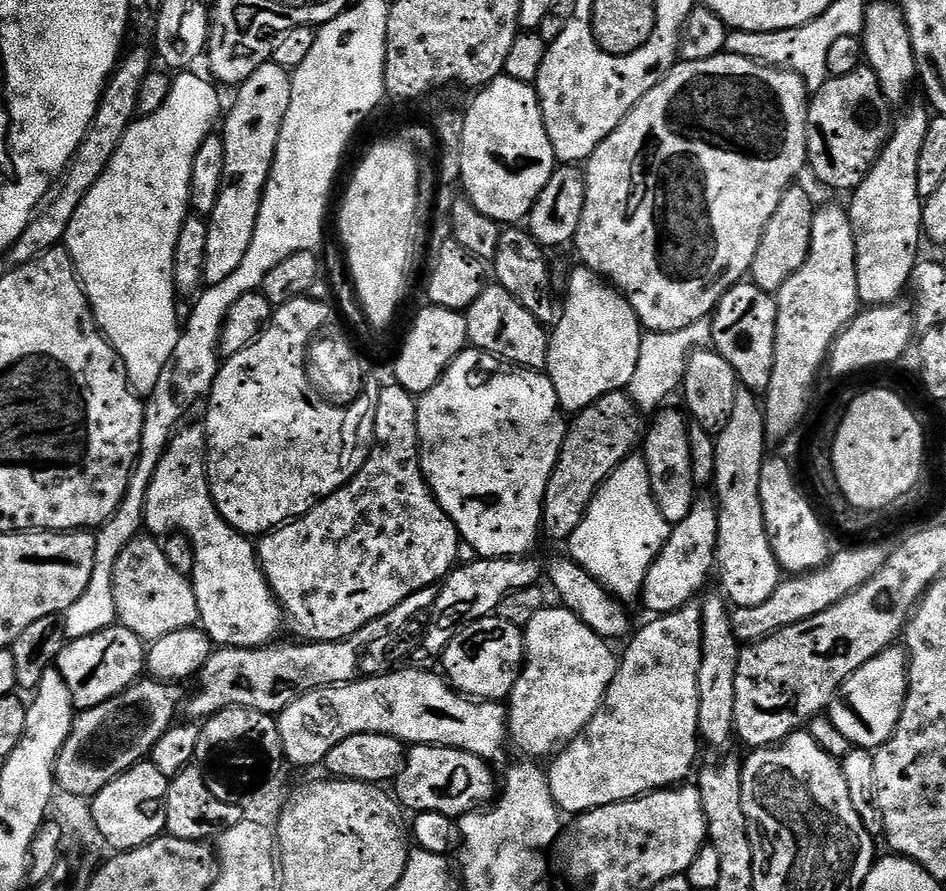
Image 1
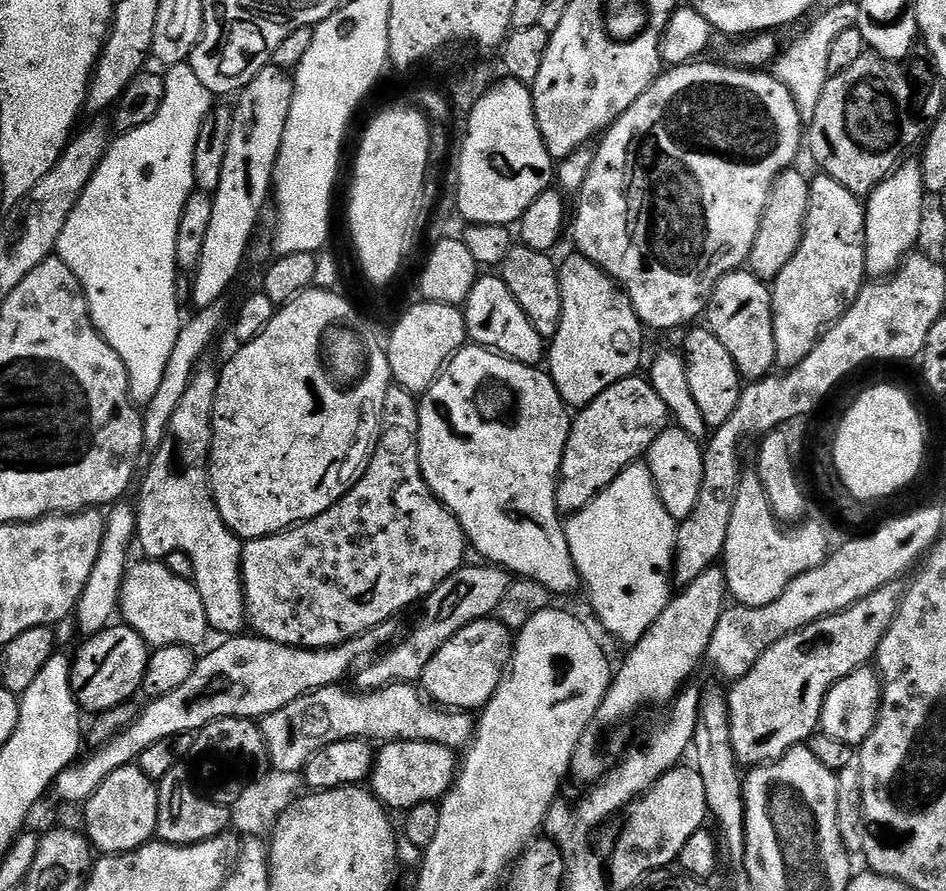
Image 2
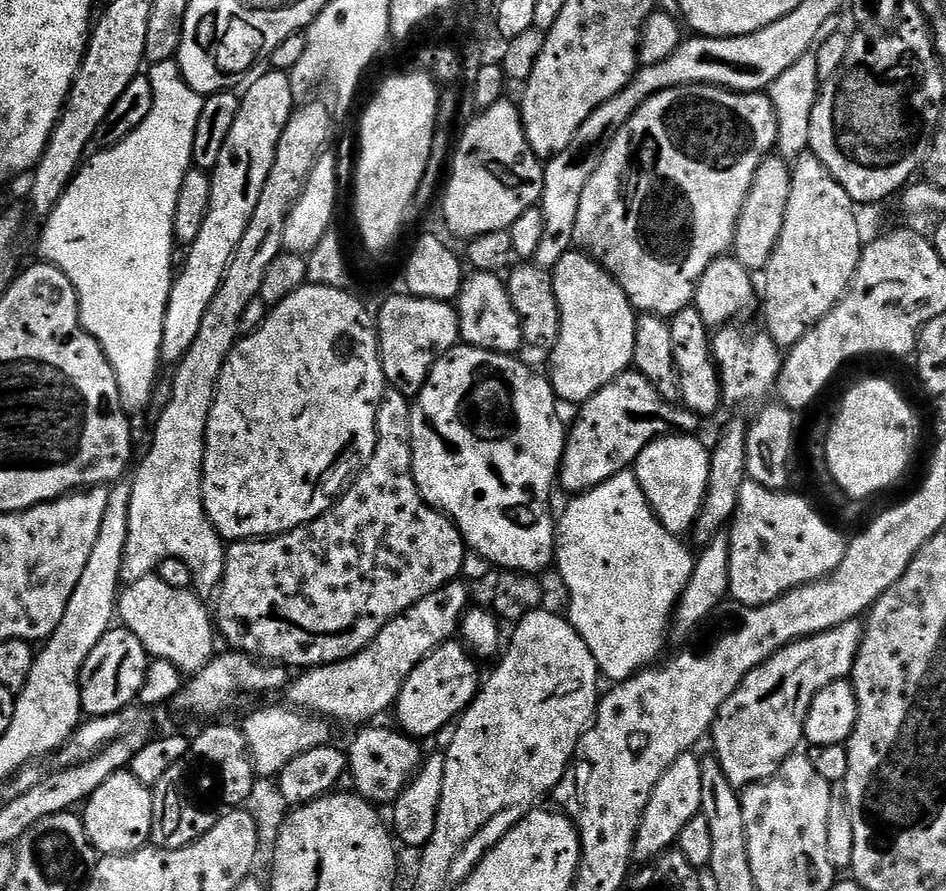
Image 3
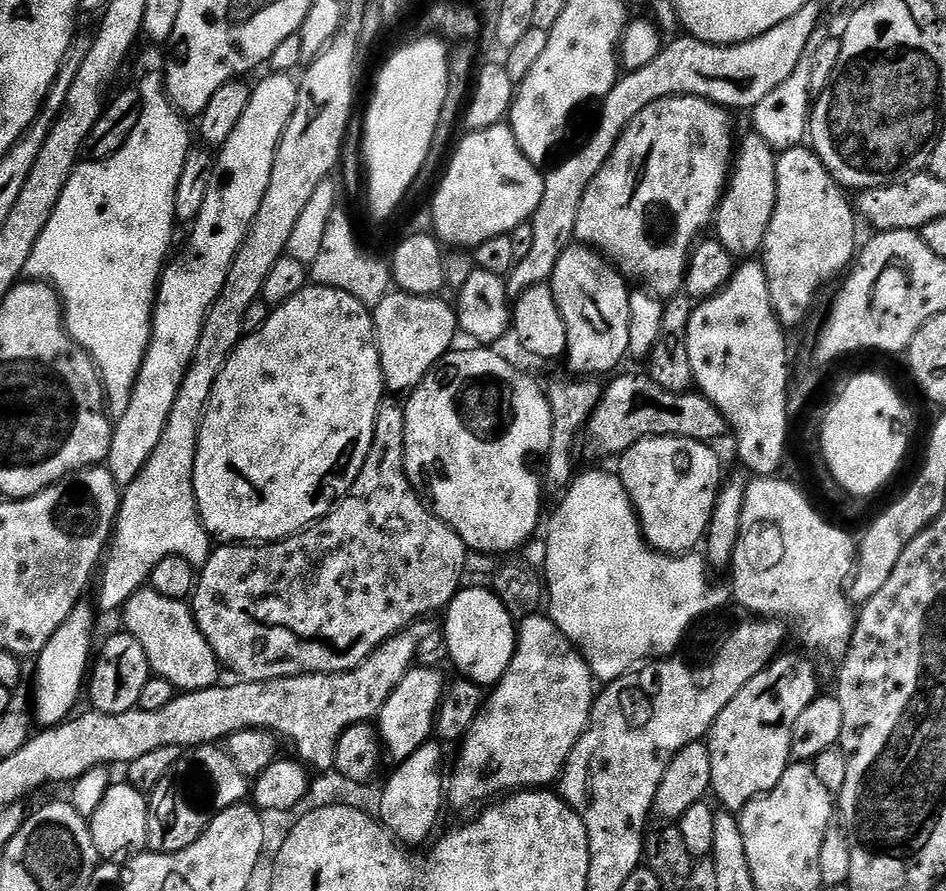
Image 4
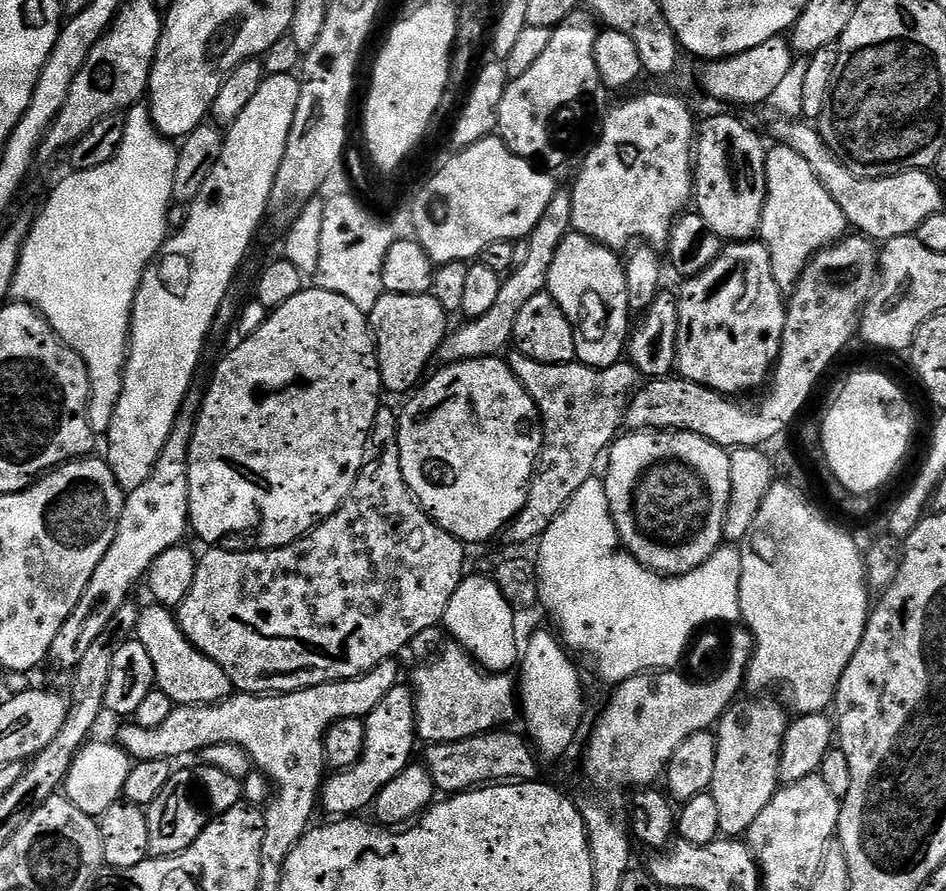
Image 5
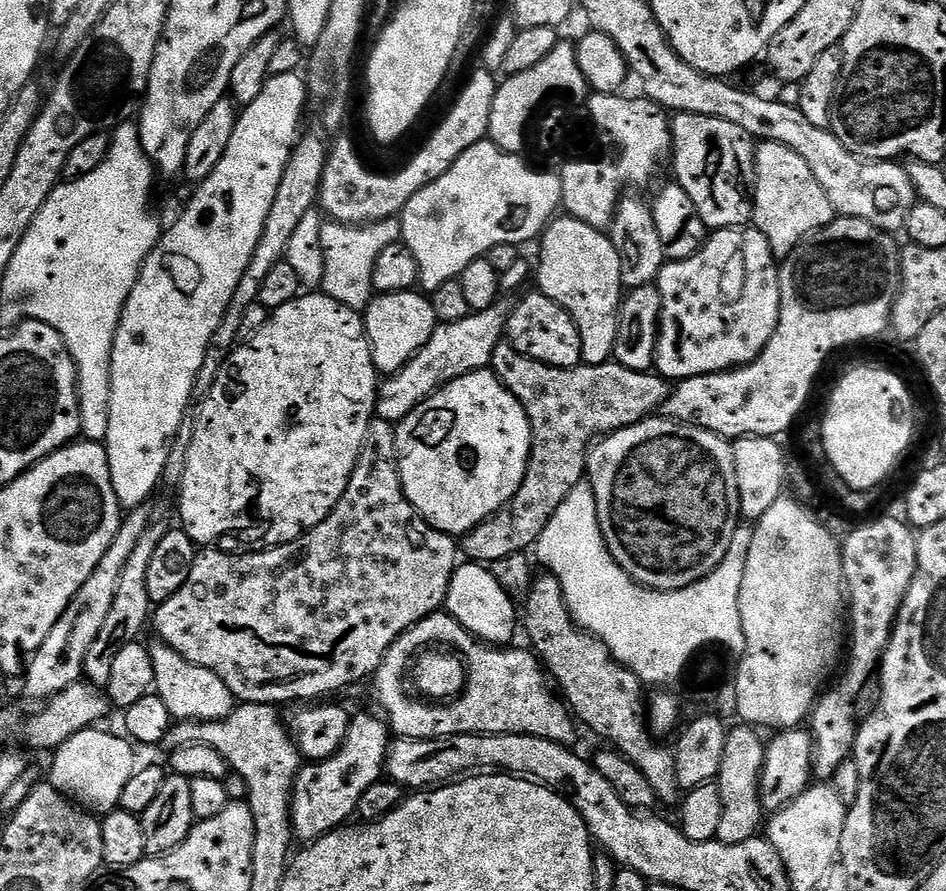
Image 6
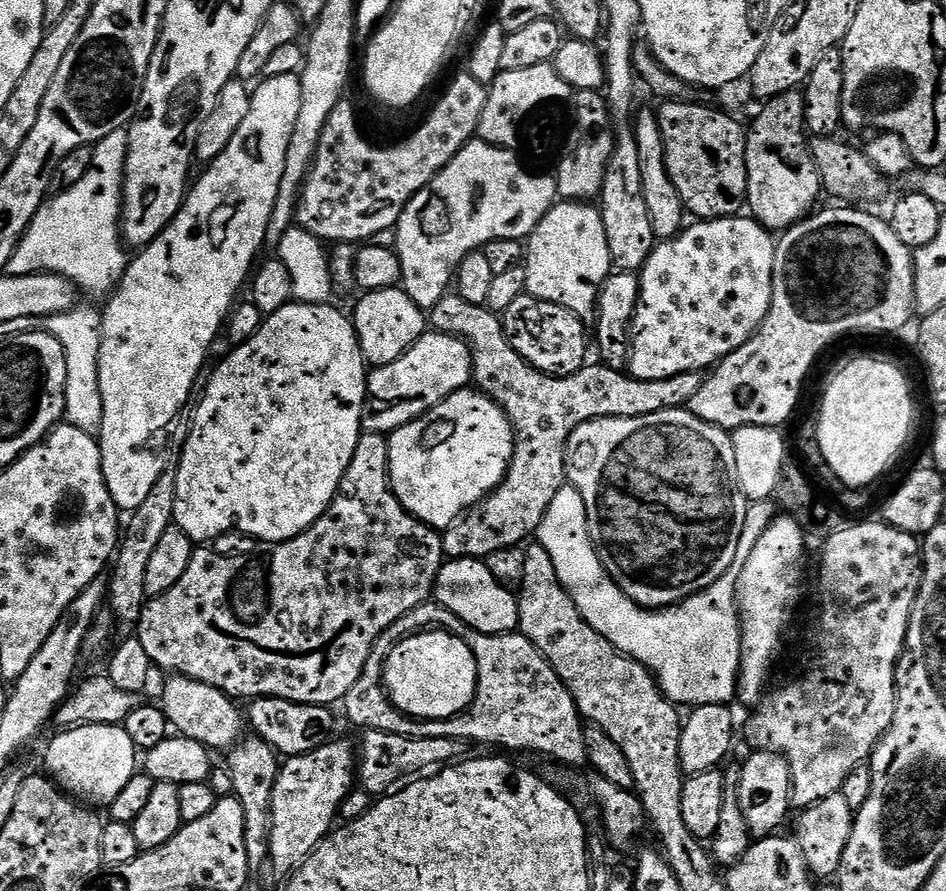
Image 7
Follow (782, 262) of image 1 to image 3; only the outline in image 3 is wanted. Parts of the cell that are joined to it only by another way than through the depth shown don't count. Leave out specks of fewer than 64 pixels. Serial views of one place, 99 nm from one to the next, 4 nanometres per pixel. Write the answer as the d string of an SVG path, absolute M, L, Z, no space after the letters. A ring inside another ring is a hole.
M773 154L762 162L758 174L748 191L746 202L736 223L736 236L732 239L731 255L753 274L763 273L782 238L782 222L786 222L786 206L790 206L792 168L789 161Z

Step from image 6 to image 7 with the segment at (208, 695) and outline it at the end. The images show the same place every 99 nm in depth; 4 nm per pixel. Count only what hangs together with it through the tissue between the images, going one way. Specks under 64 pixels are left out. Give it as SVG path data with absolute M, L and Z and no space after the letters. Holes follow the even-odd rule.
M172 674L167 679L162 707L169 725L179 735L194 738L194 742L202 742L210 750L231 749L245 735L246 720L241 709L240 712L236 709L237 701L233 697L214 686L206 686L206 682L198 682L185 676Z

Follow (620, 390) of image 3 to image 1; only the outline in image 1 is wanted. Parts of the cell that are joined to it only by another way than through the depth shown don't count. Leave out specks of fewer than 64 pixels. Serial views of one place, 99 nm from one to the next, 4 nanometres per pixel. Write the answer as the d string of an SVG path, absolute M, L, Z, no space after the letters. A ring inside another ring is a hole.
M627 391L611 392L598 402L594 402L588 408L575 413L567 425L562 450L558 454L558 462L550 474L550 482L546 486L546 498L544 499L544 522L542 532L545 537L552 540L566 542L578 530L582 518L586 518L586 510L590 502L596 496L598 489L610 478L610 474L622 463L627 456L633 455L637 451L642 440L642 424L640 428L642 413L636 407L636 403L628 397Z

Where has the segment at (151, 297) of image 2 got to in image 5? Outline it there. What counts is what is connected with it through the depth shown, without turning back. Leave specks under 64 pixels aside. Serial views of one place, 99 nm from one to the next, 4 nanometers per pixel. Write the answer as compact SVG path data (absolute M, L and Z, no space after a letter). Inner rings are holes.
M147 103L129 108L124 125L126 134L122 146L118 146L110 162L81 172L69 171L69 176L49 194L40 217L33 219L24 240L11 294L13 301L37 308L60 339L86 362L92 391L88 417L96 434L108 433L110 422L114 422L114 410L118 410L124 363L128 361L132 307L145 270L156 259L170 232L168 207L174 204L174 170L178 166L177 145L156 128Z

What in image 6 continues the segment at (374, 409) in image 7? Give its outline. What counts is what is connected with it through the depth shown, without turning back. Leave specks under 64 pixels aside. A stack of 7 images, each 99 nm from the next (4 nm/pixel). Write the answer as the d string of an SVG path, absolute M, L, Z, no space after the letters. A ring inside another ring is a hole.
M500 298L486 310L472 312L469 316L462 318L458 322L450 322L449 324L437 323L434 334L430 334L430 342L426 342L426 346L422 346L422 350L418 350L418 354L414 354L414 358L410 358L410 362L406 362L406 366L402 366L402 370L391 373L391 375L385 379L388 381L386 381L385 384L383 381L383 383L377 387L375 415L382 420L391 420L393 422L402 421L406 419L425 398L437 392L442 386L454 382L454 378L462 378L471 372L488 368L492 363L494 350L505 339L508 330L508 316L512 310L513 305L511 303L507 304L504 298Z

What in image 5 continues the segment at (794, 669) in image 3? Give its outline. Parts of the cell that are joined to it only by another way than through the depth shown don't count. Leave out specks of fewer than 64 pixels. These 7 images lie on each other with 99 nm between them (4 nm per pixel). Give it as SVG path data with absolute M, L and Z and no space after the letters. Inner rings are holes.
M768 698L748 699L752 700L741 699L724 711L714 728L718 759L714 761L710 791L718 805L718 826L724 838L743 837L782 784L780 755L790 723L789 713L784 713L774 701L764 700Z

